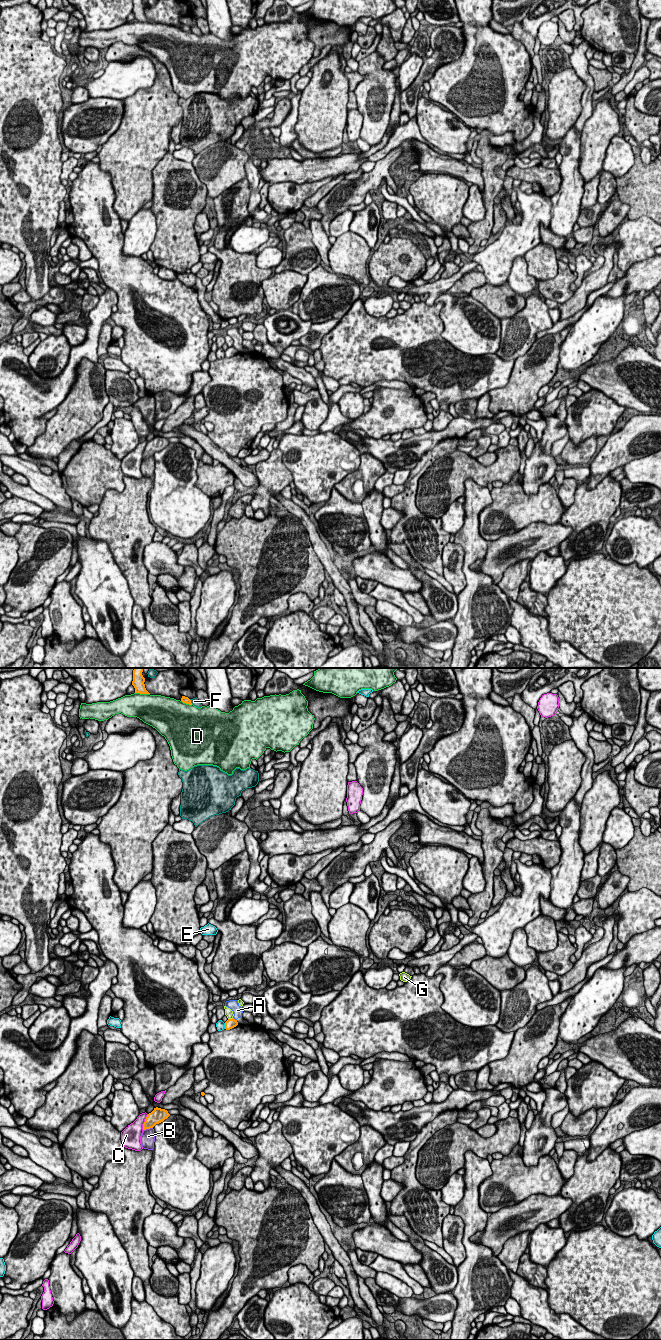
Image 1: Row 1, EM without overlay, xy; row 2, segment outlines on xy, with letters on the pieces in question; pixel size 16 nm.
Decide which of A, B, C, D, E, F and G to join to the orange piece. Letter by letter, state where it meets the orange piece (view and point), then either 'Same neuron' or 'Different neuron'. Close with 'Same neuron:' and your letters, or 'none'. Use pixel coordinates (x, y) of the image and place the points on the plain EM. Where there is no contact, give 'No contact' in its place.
A: Touches orange at xy (234, 347). Different neuron
B: Touches orange at xy (147, 456). Different neuron
C: Touches orange at xy (144, 450). Different neuron
D: Touches orange at xy (142, 21). Different neuron
E: Touches orange at xy (225, 354). Different neuron
F: Touches orange at xy (190, 29). Different neuron
G: Touches orange at xy (230, 347). Different neuron
Same neuron: none

